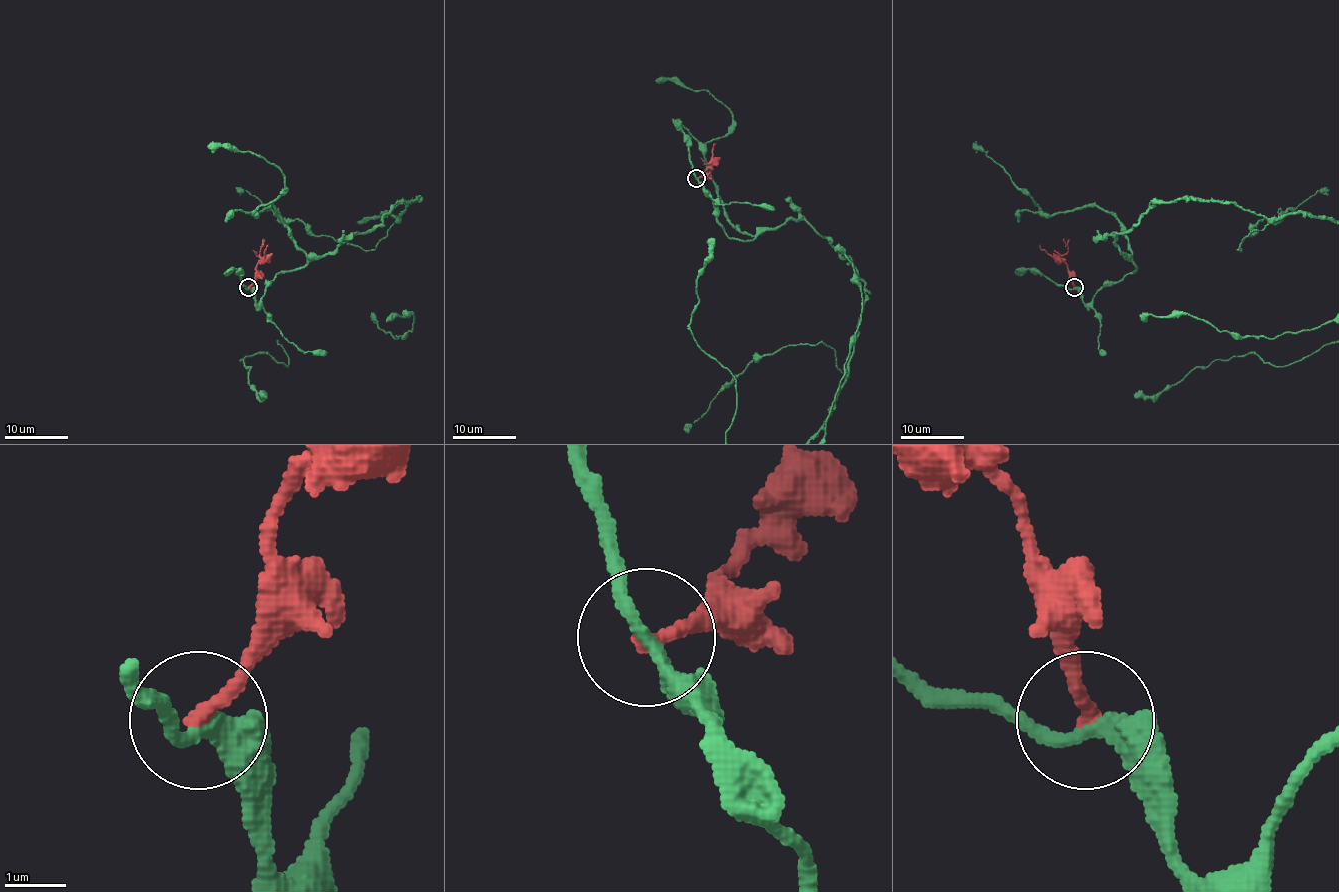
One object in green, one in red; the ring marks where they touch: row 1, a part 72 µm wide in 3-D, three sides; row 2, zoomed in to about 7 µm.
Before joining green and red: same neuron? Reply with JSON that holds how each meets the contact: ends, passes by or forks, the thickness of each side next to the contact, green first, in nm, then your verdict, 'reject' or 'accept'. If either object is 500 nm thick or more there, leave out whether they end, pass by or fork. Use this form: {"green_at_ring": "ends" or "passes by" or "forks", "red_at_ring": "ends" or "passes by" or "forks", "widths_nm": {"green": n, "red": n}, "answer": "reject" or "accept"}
{"green_at_ring": "passes by", "red_at_ring": "ends", "widths_nm": {"green": 260, "red": 240}, "answer": "reject"}

